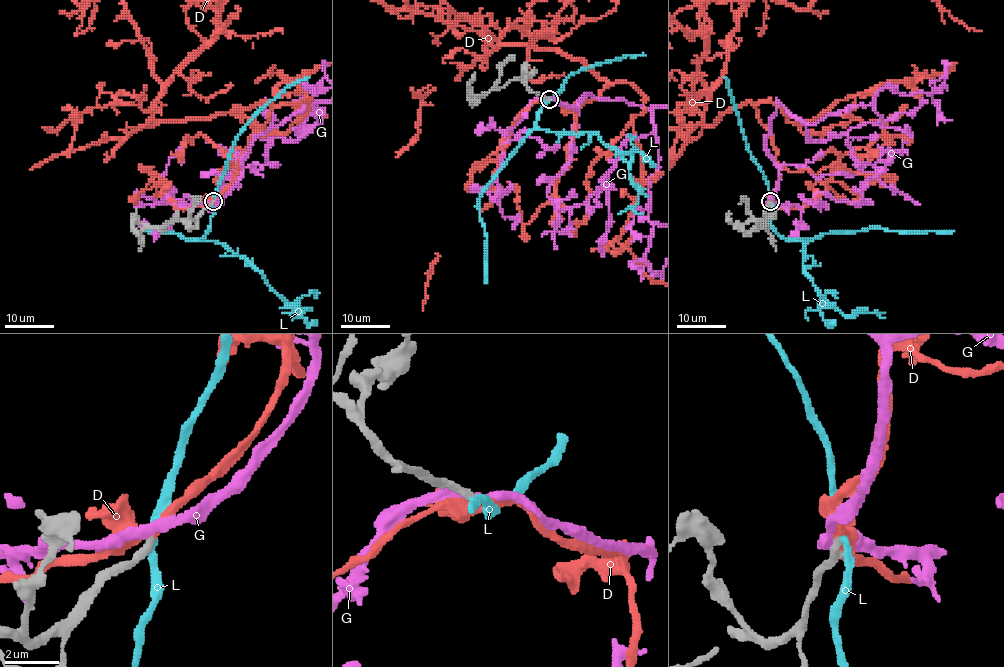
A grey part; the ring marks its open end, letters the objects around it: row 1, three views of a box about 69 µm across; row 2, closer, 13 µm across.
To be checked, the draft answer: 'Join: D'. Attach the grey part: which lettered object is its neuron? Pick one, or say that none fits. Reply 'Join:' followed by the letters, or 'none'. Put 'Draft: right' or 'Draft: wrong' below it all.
Join: D
Draft: right

